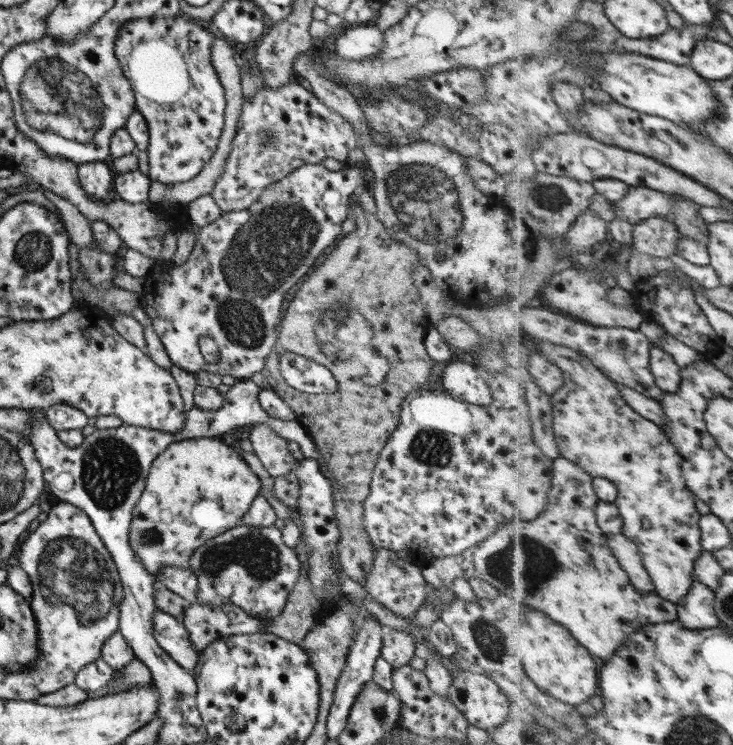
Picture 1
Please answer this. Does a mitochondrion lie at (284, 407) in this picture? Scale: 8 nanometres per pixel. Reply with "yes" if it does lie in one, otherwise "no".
no

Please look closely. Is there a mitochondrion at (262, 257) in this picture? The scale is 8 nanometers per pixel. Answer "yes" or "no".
yes

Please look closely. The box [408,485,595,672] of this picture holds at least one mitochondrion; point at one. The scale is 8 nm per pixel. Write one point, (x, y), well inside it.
(528, 565)

